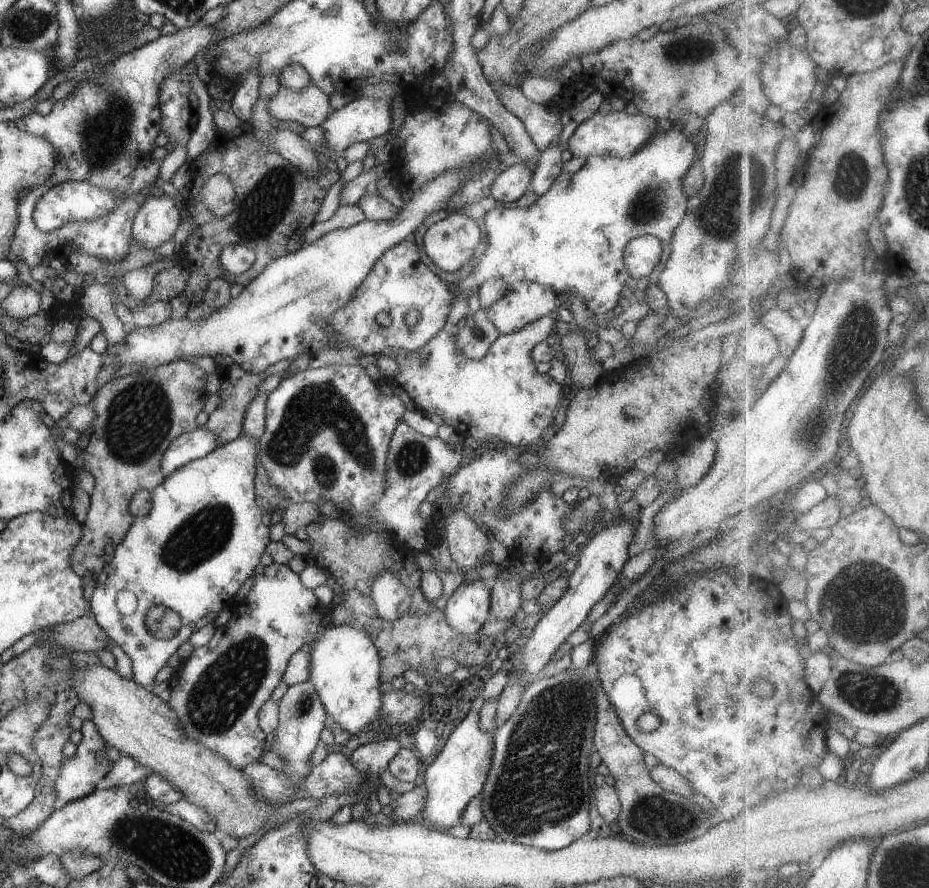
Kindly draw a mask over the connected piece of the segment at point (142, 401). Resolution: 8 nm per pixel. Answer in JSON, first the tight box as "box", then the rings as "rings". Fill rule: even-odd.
{"box":[70,360,209,580],"rings":[[[178,360],[157,368],[142,367],[141,370],[132,372],[128,376],[106,382],[97,390],[92,400],[94,422],[72,444],[76,450],[76,458],[71,468],[87,471],[95,480],[88,517],[82,525],[84,536],[78,542],[78,546],[72,550],[74,554],[70,556],[72,560],[70,566],[76,574],[82,577],[82,580],[88,575],[91,575],[93,580],[97,580],[97,576],[102,574],[106,564],[111,562],[116,546],[122,542],[134,523],[135,517],[130,514],[129,508],[134,494],[143,489],[151,492],[166,480],[166,476],[162,474],[162,456],[168,450],[168,446],[178,436],[199,428],[196,418],[209,396],[204,390],[206,376],[198,365]]]}

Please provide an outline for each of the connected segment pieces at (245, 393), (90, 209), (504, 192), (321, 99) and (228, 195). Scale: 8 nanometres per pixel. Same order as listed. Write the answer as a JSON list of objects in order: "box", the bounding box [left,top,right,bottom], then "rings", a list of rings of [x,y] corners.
[{"box":[204,356,291,447],"rings":[[[212,356],[212,358],[214,358],[214,362],[217,365],[216,375],[219,375],[221,380],[221,388],[217,393],[219,397],[218,408],[210,414],[210,418],[208,418],[208,422],[206,422],[204,427],[208,432],[216,434],[216,438],[218,438],[218,447],[220,447],[228,442],[234,441],[241,433],[243,433],[243,420],[244,416],[246,416],[246,410],[248,410],[248,404],[256,398],[261,383],[272,375],[282,374],[288,370],[288,366],[290,366],[291,362],[278,362],[277,364],[266,368],[264,372],[253,376],[242,370],[238,364],[235,364],[230,356]]]},{"box":[34,181,127,232],"rings":[[[70,181],[52,186],[34,208],[34,225],[42,232],[52,232],[62,228],[68,222],[92,222],[93,219],[106,216],[127,198],[126,190],[103,190],[85,181]]]},{"box":[489,160,534,204],"rings":[[[524,160],[510,168],[504,168],[503,172],[500,172],[494,178],[494,182],[490,184],[489,196],[495,202],[510,202],[512,204],[528,190],[534,173],[524,164]]]},{"box":[266,82,333,128],"rings":[[[312,82],[296,91],[282,86],[270,98],[266,110],[275,122],[296,122],[306,128],[322,126],[333,111],[330,95]]]},{"box":[202,174,235,216],"rings":[[[226,174],[210,176],[202,186],[204,206],[214,216],[227,216],[234,208],[235,192]]]}]

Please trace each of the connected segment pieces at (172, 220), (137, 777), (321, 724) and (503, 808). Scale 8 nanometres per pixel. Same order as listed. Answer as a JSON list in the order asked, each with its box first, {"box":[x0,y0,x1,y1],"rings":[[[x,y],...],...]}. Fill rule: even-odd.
[{"box":[133,194,182,250],"rings":[[[168,194],[151,196],[134,218],[133,242],[140,249],[156,250],[174,238],[182,218],[182,211]]]},{"box":[103,755,154,788],"rings":[[[120,755],[119,759],[111,764],[111,769],[103,779],[103,787],[113,786],[119,788],[129,788],[131,784],[136,782],[144,782],[154,770],[142,766],[136,762],[136,758],[132,760],[130,756]]]},{"box":[270,680,327,792],"rings":[[[310,680],[290,686],[278,702],[278,707],[278,728],[274,730],[274,741],[270,752],[278,754],[284,761],[282,768],[278,770],[282,772],[286,782],[294,786],[294,792],[296,792],[296,788],[302,786],[302,782],[306,782],[310,770],[314,770],[311,757],[321,739],[322,732],[327,728],[325,724],[327,714],[318,697],[318,690],[314,689],[314,684]]]},{"box":[481,657,600,851],"rings":[[[592,657],[588,666],[580,670],[576,665],[567,668],[562,674],[555,675],[554,677],[544,678],[539,682],[532,685],[528,685],[524,690],[522,697],[520,698],[514,714],[499,725],[495,734],[493,735],[493,756],[491,759],[490,769],[487,773],[486,783],[484,784],[481,798],[482,809],[484,818],[499,840],[519,843],[527,845],[532,848],[556,851],[570,846],[575,841],[581,838],[585,838],[590,828],[590,814],[588,814],[588,808],[590,808],[590,778],[588,778],[588,768],[594,768],[590,766],[590,754],[595,752],[593,744],[594,722],[596,722],[596,686],[600,686],[600,680],[598,680],[598,666],[594,664],[596,658]]]}]

